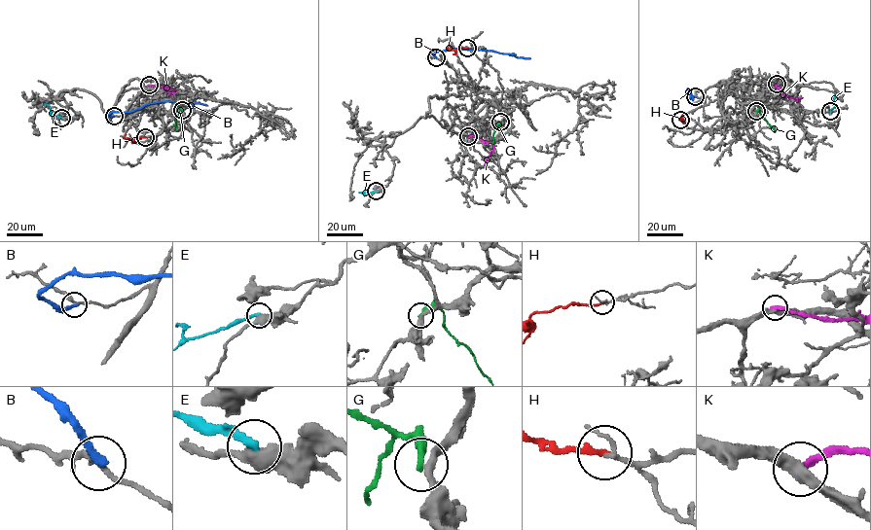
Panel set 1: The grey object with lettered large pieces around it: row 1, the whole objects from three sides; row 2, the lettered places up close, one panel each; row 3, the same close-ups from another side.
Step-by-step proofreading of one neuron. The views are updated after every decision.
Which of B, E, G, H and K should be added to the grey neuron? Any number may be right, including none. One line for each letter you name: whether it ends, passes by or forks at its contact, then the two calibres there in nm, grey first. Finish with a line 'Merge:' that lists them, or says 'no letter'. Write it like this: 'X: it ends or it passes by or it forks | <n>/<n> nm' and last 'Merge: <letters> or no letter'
H: it ends | 150/190 nm
Merge: H

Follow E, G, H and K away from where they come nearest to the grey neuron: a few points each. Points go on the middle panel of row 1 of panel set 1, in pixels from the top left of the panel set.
E: (376, 191), (366, 194), (358, 192)
G: (501, 122), (493, 134), (493, 142), (490, 142)
H: (467, 48), (448, 48)
K: (468, 136), (473, 135), (493, 145), (485, 164)

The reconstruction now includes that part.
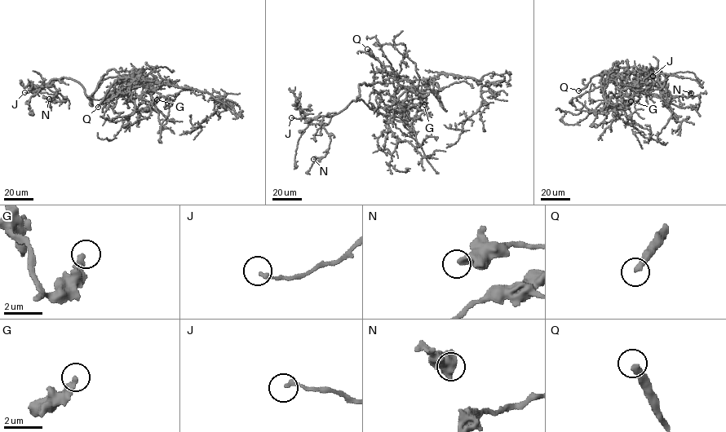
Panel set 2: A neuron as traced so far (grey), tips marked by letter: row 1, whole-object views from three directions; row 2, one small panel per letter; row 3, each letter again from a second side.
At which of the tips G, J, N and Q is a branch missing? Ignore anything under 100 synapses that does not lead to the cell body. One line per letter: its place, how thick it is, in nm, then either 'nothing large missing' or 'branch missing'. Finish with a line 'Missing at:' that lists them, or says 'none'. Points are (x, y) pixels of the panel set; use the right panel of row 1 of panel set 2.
G: at (630, 101); 360 nm thick; nothing large missing
J: at (652, 76); 200 nm thick; nothing large missing
N: at (691, 93); 380 nm thick; nothing large missing
Q: at (578, 90); 320 nm thick; branch missing
Missing at: Q

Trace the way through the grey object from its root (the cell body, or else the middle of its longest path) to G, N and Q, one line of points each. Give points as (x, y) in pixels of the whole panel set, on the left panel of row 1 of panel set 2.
G: (115, 70), (120, 77), (136, 78), (148, 90), (157, 92), (161, 97), (152, 103), (157, 99)
N: (115, 70), (99, 82), (92, 105), (81, 85), (64, 77), (52, 83), (65, 101), (49, 99)
Q: (115, 70), (121, 78), (112, 85), (98, 107)

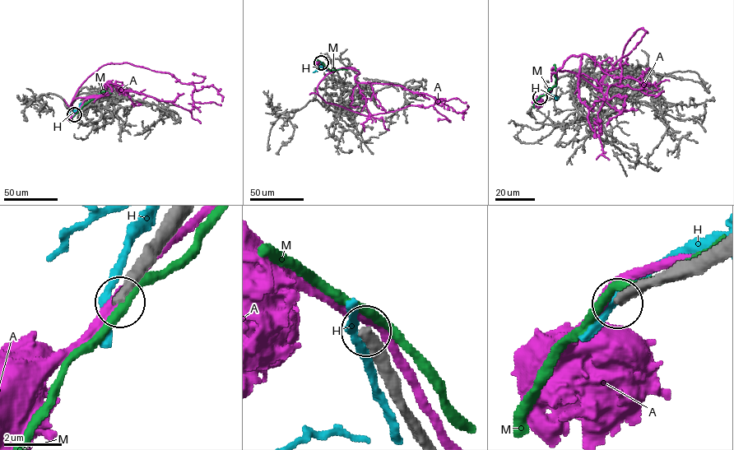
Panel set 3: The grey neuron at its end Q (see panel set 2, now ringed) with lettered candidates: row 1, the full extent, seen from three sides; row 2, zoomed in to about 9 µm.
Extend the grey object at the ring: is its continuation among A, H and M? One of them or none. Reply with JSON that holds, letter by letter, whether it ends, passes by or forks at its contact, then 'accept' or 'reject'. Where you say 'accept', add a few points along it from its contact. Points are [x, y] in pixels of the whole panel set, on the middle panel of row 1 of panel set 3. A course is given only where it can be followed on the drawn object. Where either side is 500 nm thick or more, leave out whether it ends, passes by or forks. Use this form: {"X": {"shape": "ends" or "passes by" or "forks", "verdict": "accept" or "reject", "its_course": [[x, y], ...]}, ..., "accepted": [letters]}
{"A": {"shape": "passes by", "verdict": "reject"}, "H": {"shape": "passes by", "verdict": "reject"}, "M": {"shape": "passes by", "verdict": "reject"}, "accepted": []}

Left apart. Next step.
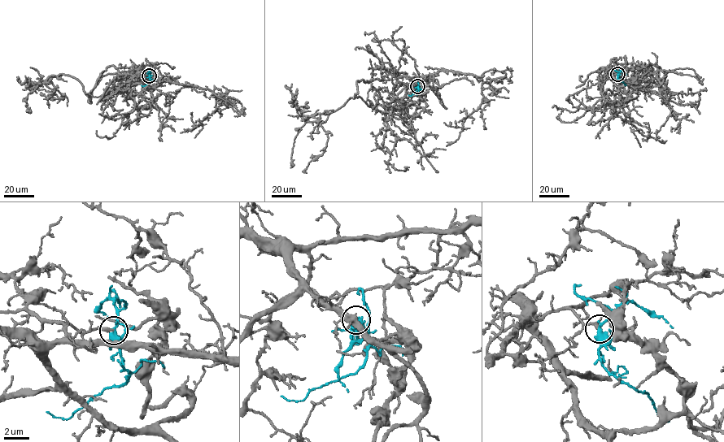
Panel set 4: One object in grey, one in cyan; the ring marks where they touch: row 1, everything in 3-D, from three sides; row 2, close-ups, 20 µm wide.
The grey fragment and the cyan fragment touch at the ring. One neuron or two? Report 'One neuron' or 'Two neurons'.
One neuron

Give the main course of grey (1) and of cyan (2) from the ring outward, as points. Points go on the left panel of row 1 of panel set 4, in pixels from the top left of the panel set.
1: (149, 75), (119, 74), (111, 65), (90, 102), (80, 82), (62, 74), (50, 80), (63, 98), (44, 94)
2: (149, 75), (151, 81), (141, 85)

